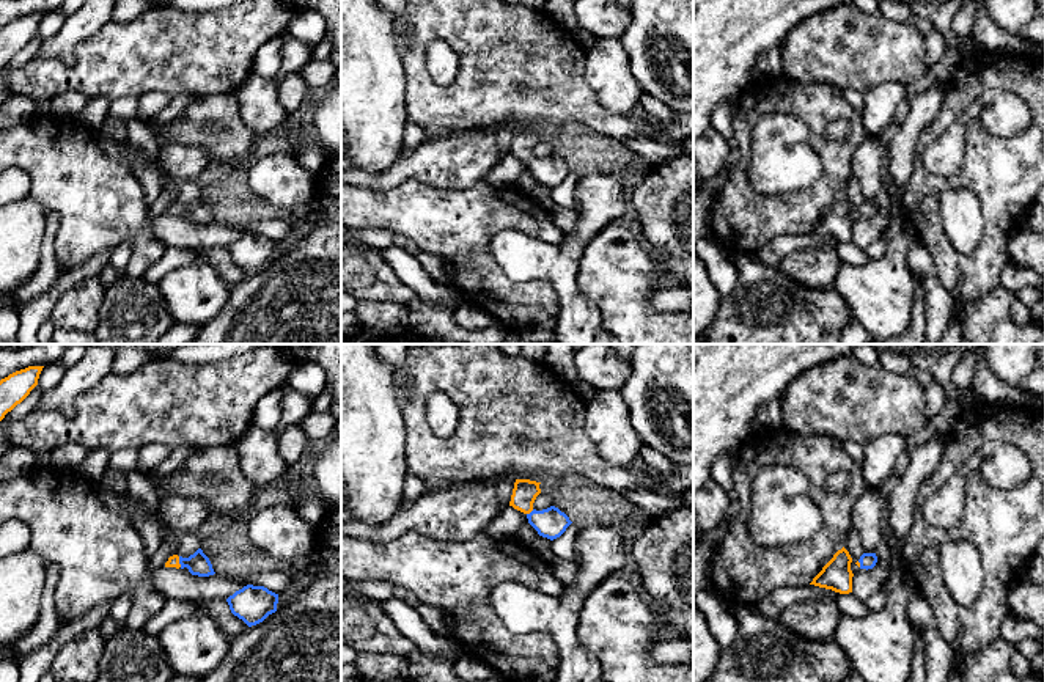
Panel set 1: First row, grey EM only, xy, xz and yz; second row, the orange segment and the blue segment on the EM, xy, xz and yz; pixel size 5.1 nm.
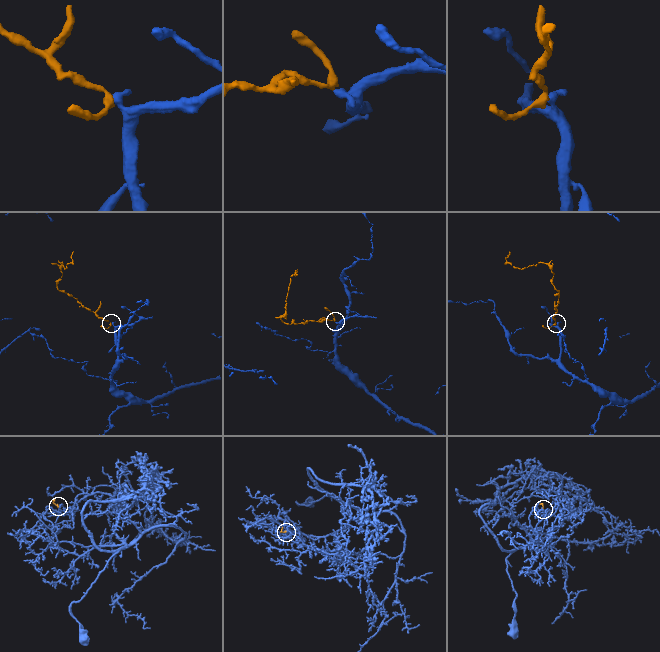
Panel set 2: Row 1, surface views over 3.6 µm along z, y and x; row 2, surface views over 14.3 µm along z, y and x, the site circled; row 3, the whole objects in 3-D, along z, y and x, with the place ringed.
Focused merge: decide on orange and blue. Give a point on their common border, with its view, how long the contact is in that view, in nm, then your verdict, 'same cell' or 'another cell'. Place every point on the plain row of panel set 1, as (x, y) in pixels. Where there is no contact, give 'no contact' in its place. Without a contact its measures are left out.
xy (178, 209) | 60 nm | same cell

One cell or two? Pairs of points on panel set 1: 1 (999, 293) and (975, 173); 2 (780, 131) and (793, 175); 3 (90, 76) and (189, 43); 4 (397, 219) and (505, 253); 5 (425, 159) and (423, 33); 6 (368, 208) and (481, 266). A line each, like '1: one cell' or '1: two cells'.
1: two cells
2: one cell
3: one cell
4: two cells
5: two cells
6: one cell

